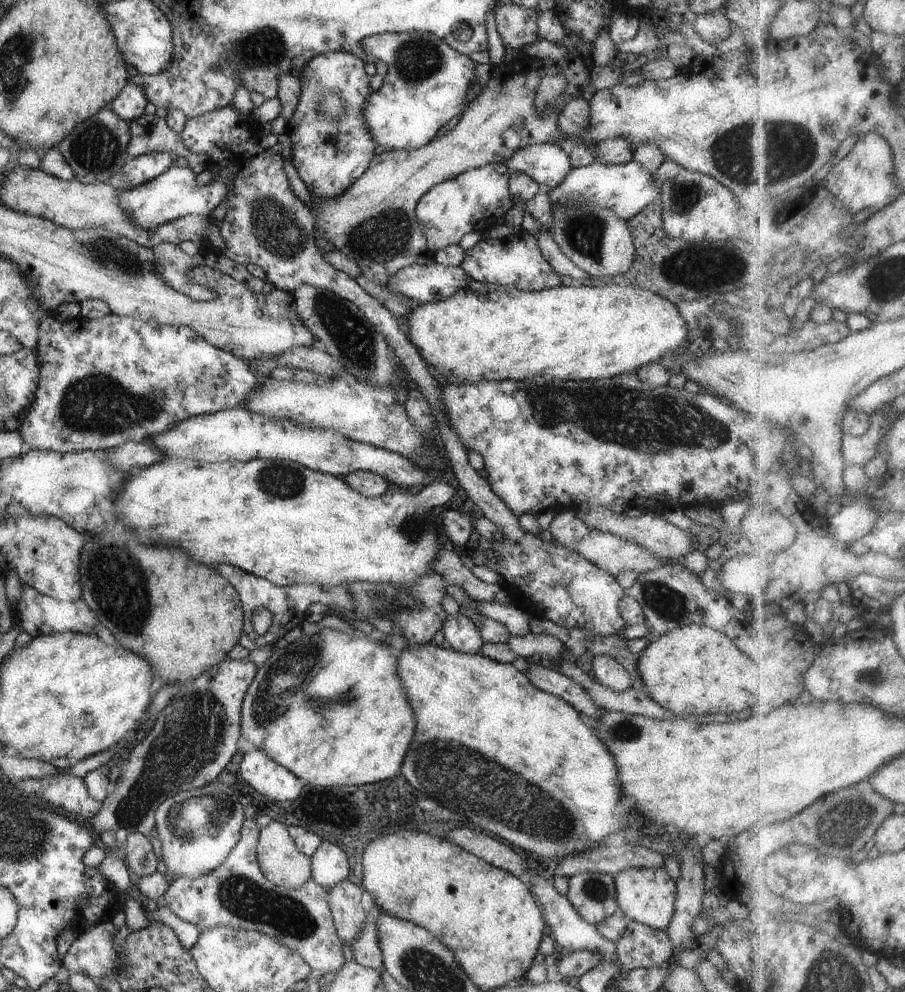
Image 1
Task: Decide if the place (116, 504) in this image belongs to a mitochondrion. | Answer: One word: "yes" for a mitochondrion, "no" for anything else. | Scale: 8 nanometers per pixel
no

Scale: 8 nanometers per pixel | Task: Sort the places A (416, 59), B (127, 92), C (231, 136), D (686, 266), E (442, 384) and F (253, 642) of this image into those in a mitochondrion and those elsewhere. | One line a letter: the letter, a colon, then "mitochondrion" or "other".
A: mitochondrion
B: other
C: other
D: mitochondrion
E: other
F: other

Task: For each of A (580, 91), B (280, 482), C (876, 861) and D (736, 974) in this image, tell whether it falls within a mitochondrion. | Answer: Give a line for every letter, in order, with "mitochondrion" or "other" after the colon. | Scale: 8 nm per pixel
A: other
B: mitochondrion
C: other
D: other

